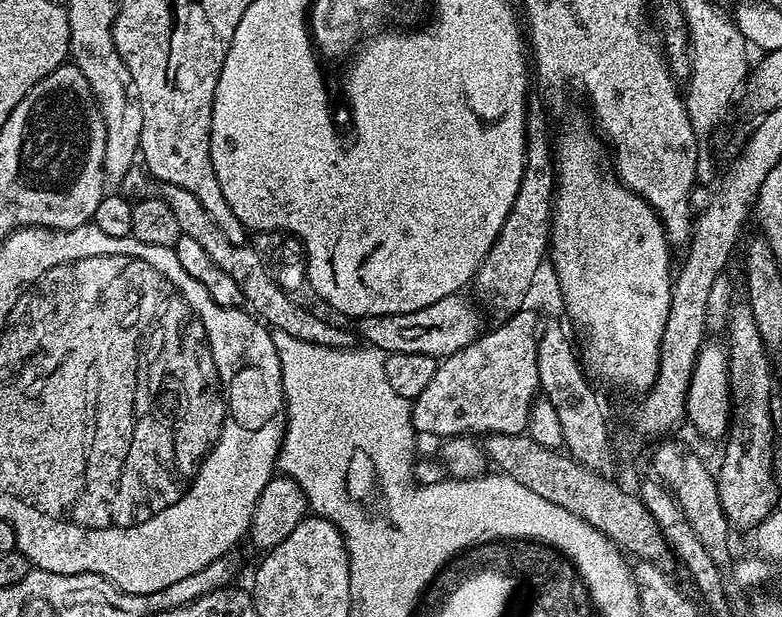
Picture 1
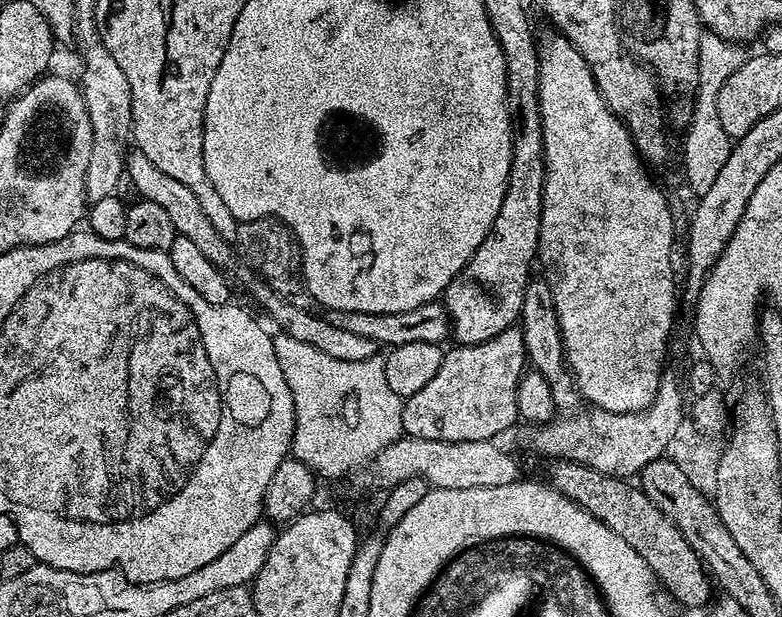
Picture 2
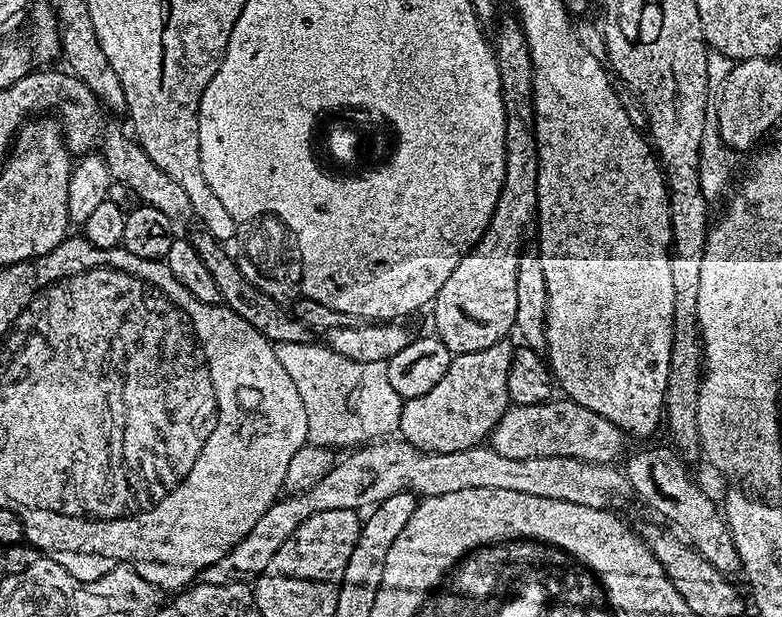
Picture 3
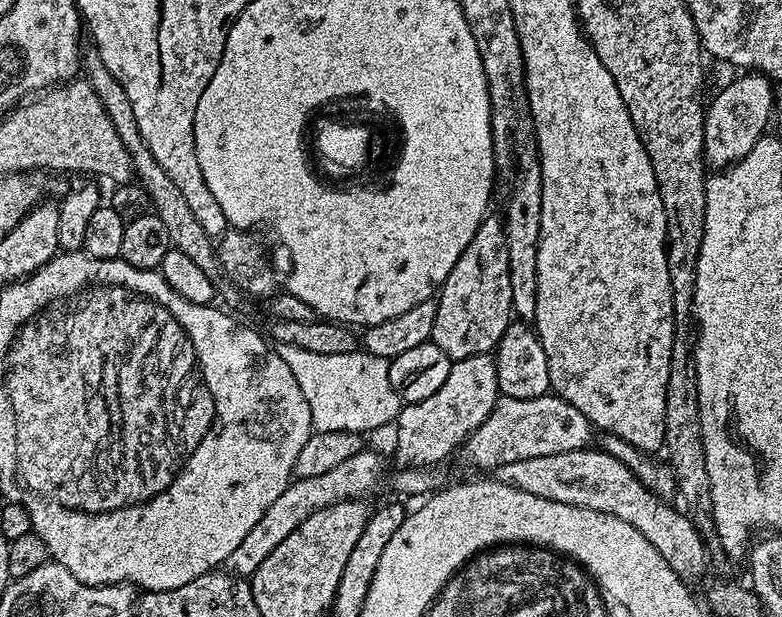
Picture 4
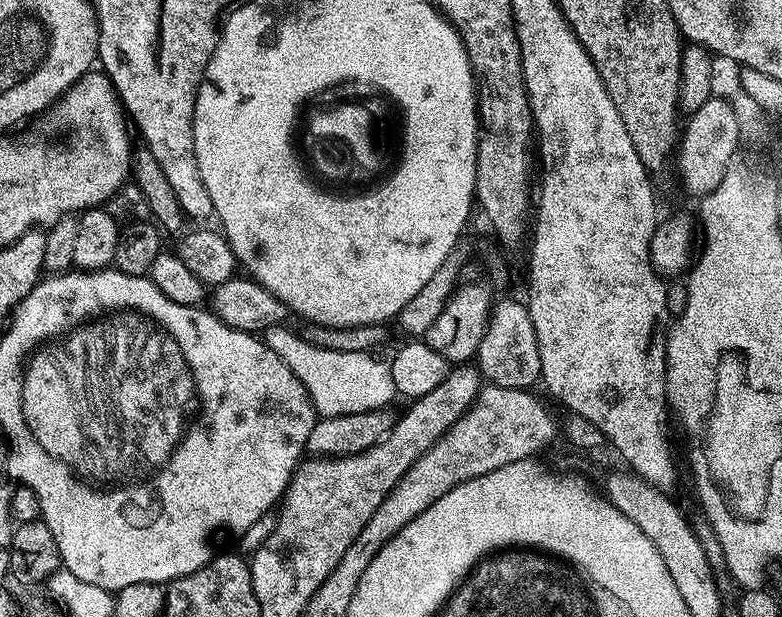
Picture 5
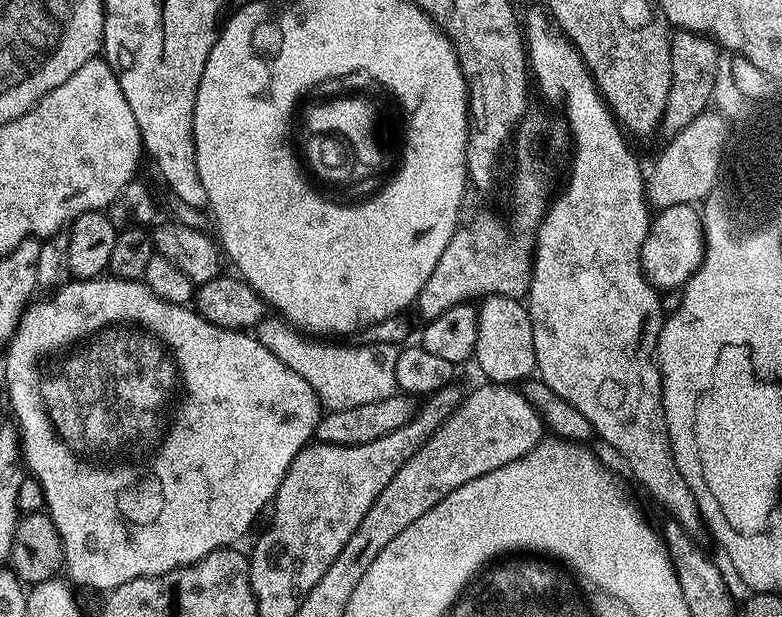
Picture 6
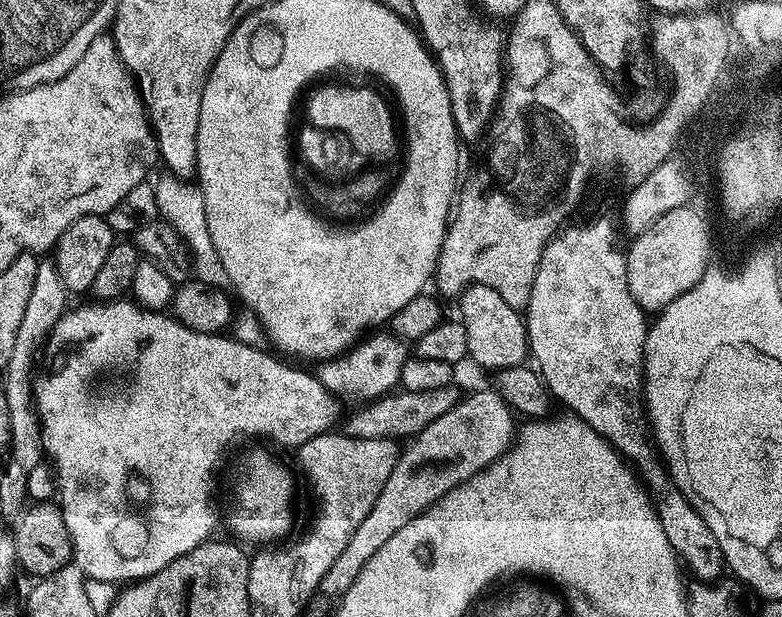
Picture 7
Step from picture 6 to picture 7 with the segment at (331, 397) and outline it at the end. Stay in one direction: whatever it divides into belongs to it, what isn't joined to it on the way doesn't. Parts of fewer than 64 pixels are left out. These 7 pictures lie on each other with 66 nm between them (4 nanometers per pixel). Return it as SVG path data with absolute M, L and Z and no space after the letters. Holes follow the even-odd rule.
M372 334L361 339L347 352L333 356L331 359L325 359L319 365L321 368L315 369L316 379L327 392L332 393L333 397L339 398L341 401L344 399L367 402L389 395L399 385L402 366L410 358L409 345L391 334L376 335L380 334Z

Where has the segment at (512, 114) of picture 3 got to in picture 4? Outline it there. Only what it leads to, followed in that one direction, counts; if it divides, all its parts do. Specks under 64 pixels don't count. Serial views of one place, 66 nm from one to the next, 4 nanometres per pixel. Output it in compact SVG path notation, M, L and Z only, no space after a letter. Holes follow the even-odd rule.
M489 214L478 226L474 238L470 238L470 246L462 250L462 258L454 262L454 270L445 278L438 289L436 313L432 323L431 343L442 350L452 361L471 356L487 356L496 347L509 324L513 323L512 295L510 294L510 258L506 256L506 234L504 222L499 215Z

